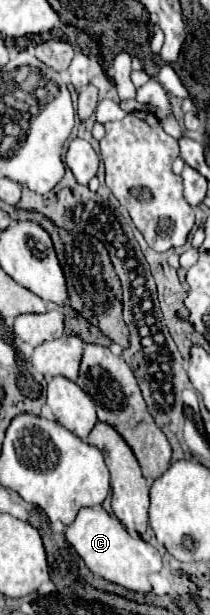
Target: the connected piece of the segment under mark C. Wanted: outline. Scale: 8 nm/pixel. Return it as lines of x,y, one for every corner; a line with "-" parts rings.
101,506
79,510
75,522
67,528
65,536
95,576
101,576
127,590
149,592
149,576
161,570
161,554
157,552
157,548
143,542
141,538
135,540
133,536
129,536
129,532
117,520
117,516
105,512

